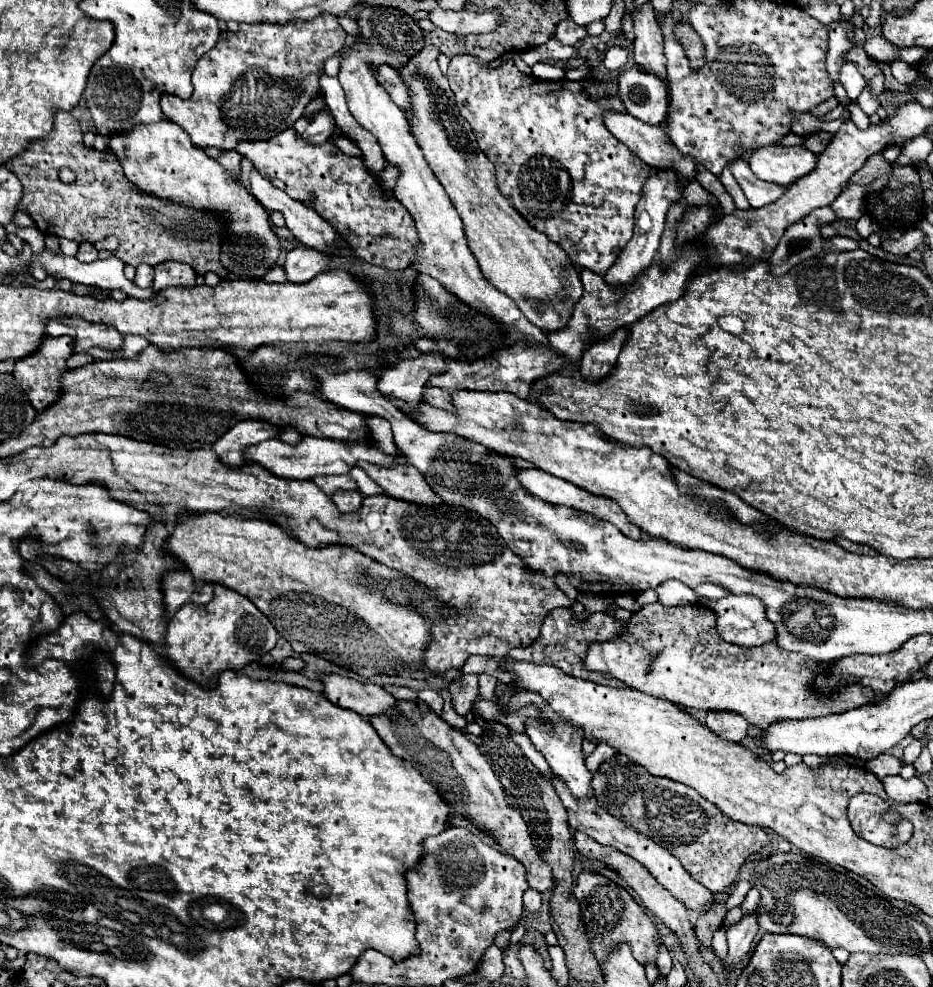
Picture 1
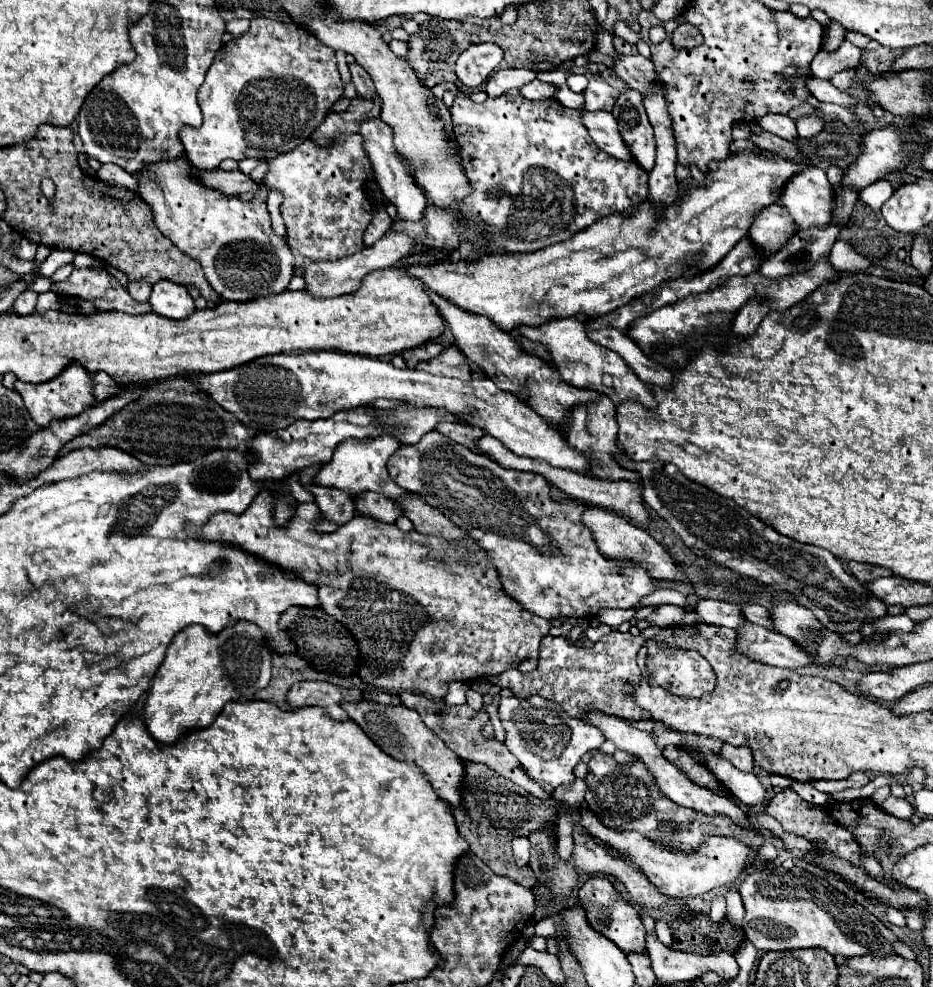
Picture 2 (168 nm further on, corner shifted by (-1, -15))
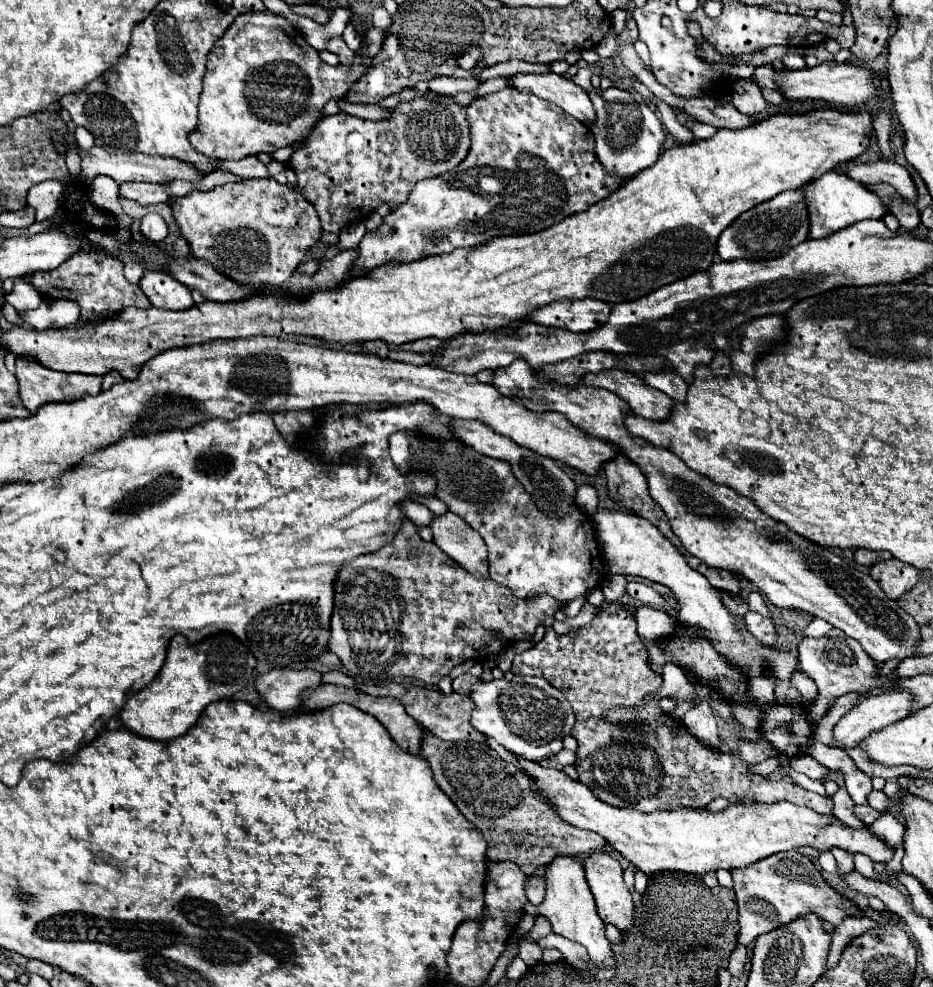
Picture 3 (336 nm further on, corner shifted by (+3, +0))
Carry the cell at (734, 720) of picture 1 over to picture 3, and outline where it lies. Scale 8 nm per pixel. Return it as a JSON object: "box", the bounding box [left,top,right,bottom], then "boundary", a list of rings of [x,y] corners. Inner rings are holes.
{"box":[738,739,778,765],"boundary":[[[756,739],[754,743],[744,743],[744,741],[740,741],[740,743],[738,743],[738,755],[740,755],[740,759],[742,759],[744,763],[752,765],[752,763],[758,763],[758,761],[764,761],[764,759],[768,759],[768,757],[778,755],[778,751],[776,751],[772,745],[768,745],[766,741]]]}

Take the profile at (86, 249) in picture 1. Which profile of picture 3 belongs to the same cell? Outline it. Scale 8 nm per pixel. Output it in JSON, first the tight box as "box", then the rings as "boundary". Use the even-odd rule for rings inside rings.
{"box":[32,251,150,321],"boundary":[[[78,251],[52,271],[34,273],[32,285],[44,297],[76,301],[82,309],[82,313],[80,313],[82,321],[94,321],[92,313],[100,315],[100,317],[110,317],[110,315],[116,315],[118,311],[122,311],[124,307],[148,309],[150,301],[146,299],[144,291],[138,285],[128,283],[122,269],[124,269],[124,265],[118,259],[106,255],[104,251]]]}

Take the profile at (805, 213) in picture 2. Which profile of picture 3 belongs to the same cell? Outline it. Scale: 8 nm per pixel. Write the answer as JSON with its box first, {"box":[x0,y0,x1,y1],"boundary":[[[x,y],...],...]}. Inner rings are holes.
{"box":[798,169,886,239],"boundary":[[[834,169],[826,171],[822,177],[814,179],[812,183],[802,185],[802,189],[798,189],[802,193],[802,201],[808,209],[808,217],[810,217],[810,237],[818,239],[818,237],[826,237],[838,229],[844,229],[848,225],[852,225],[854,221],[864,221],[864,219],[882,219],[886,213],[886,207],[880,203],[880,199],[868,191],[864,185],[856,183],[854,179],[846,177],[844,173],[838,175]]]}

